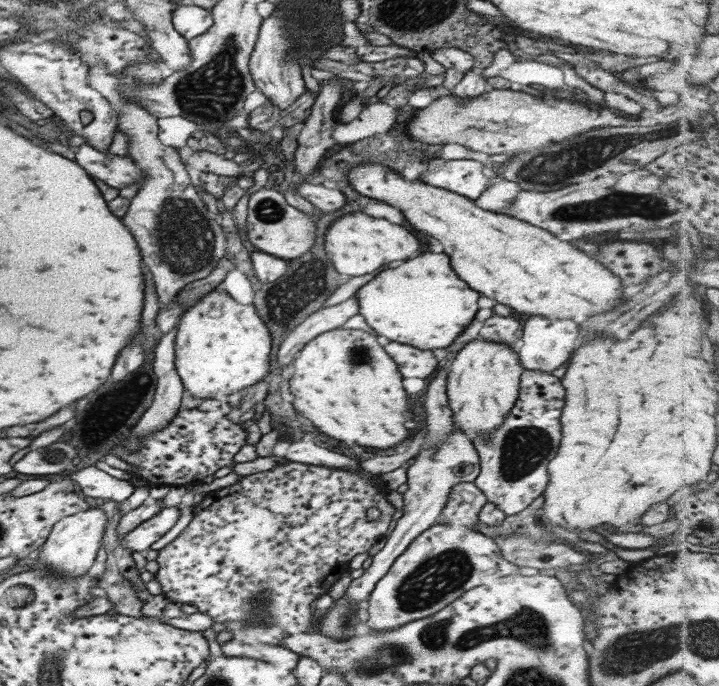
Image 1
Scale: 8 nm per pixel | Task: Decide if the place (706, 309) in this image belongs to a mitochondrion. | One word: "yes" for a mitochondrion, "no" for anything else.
no

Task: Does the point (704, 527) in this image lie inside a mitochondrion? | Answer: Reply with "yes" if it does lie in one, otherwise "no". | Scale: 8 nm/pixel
no

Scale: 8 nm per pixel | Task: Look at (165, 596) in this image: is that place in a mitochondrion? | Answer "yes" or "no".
no

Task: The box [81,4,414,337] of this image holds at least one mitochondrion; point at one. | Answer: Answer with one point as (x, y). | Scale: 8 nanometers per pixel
(210, 92)

